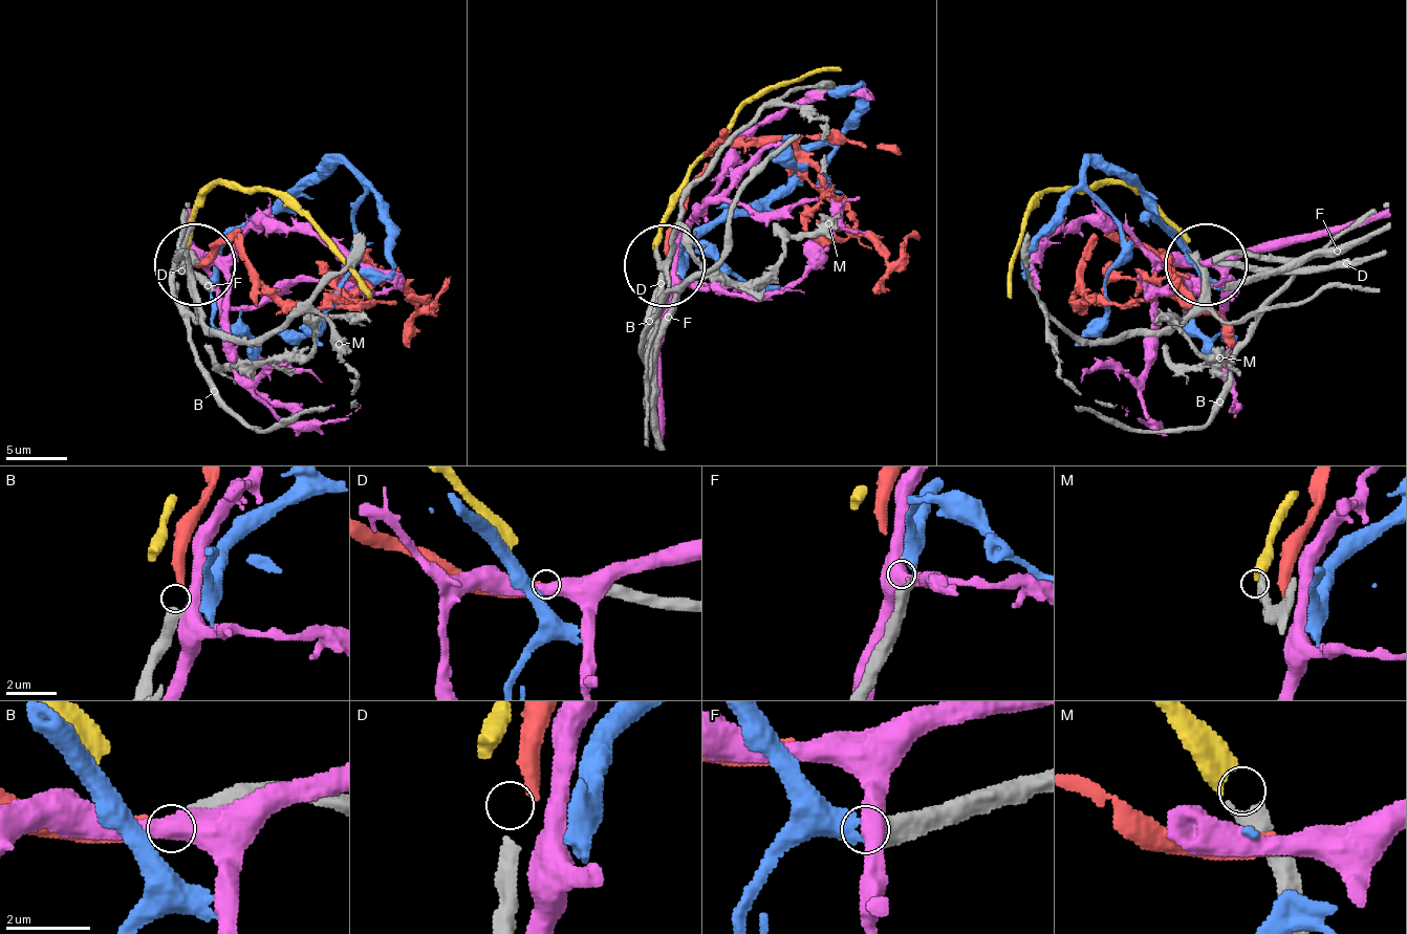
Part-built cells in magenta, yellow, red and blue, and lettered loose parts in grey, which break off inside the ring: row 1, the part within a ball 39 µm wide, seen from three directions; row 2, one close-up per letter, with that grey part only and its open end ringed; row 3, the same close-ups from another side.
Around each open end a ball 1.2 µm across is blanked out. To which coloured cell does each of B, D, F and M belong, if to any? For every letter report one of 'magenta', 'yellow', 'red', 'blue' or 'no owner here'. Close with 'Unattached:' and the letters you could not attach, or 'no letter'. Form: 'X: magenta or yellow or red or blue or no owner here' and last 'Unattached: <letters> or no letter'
B: red
D: no owner here
F: blue
M: yellow
Unattached: D

